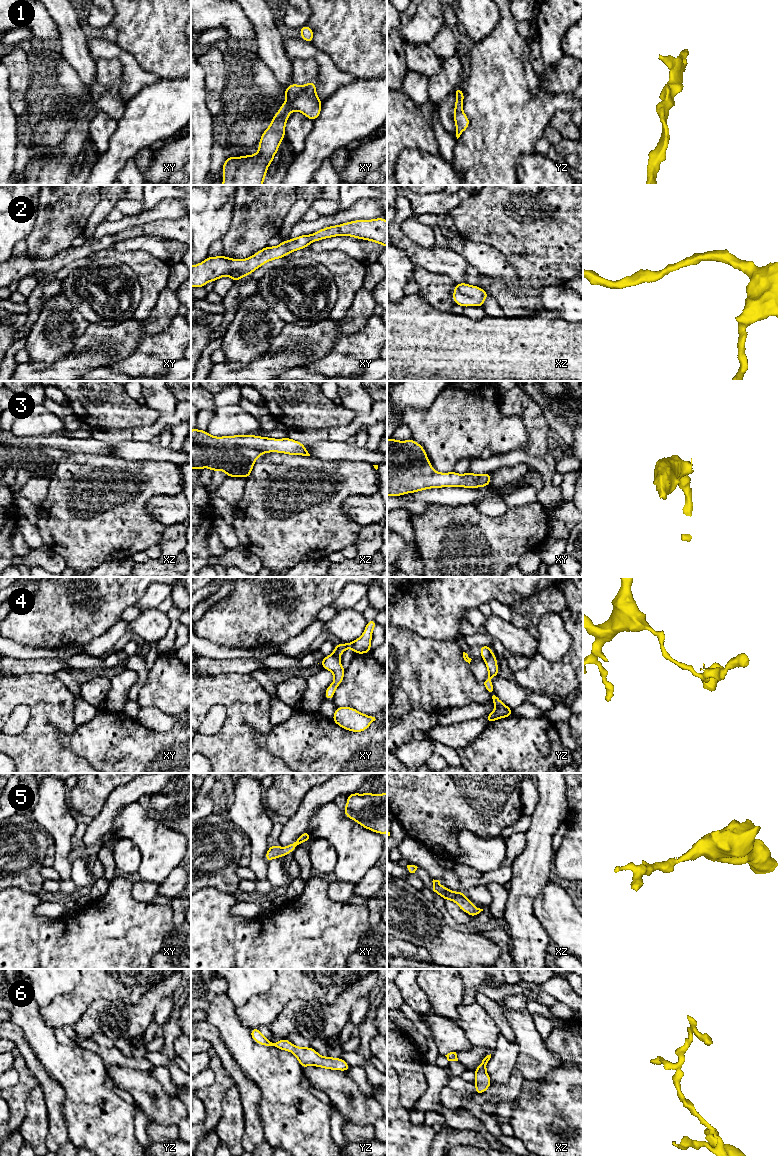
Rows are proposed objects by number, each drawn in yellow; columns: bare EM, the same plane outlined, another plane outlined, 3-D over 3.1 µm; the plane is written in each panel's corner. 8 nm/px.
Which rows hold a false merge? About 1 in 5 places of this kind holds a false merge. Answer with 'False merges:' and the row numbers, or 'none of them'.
False merges: 4

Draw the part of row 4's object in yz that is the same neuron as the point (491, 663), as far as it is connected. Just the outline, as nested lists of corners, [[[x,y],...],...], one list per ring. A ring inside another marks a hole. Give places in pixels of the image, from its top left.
[[[493,653],[484,658],[486,667],[488,669],[488,679],[484,682],[486,689],[489,692],[493,691],[493,685],[490,679],[499,675],[499,669],[497,666],[496,655]]]

